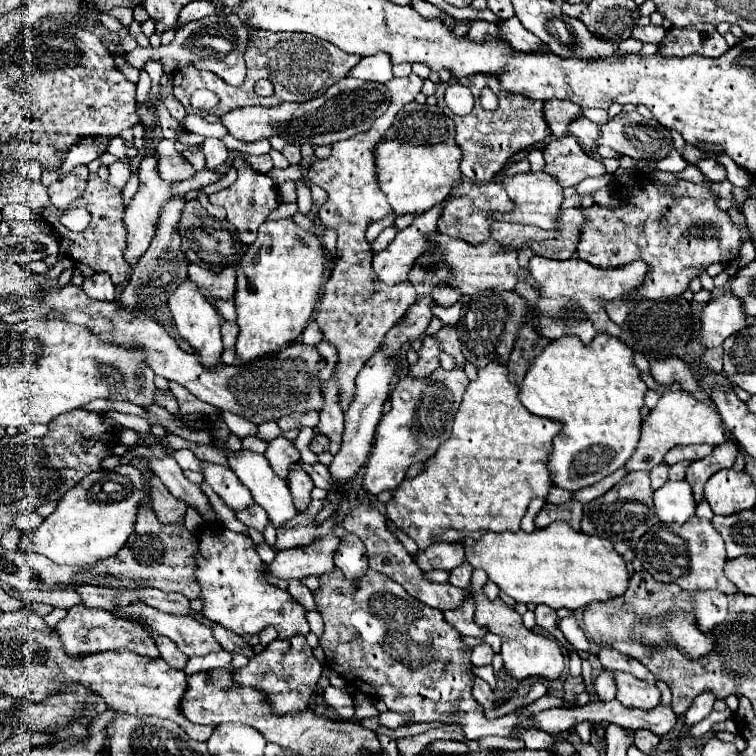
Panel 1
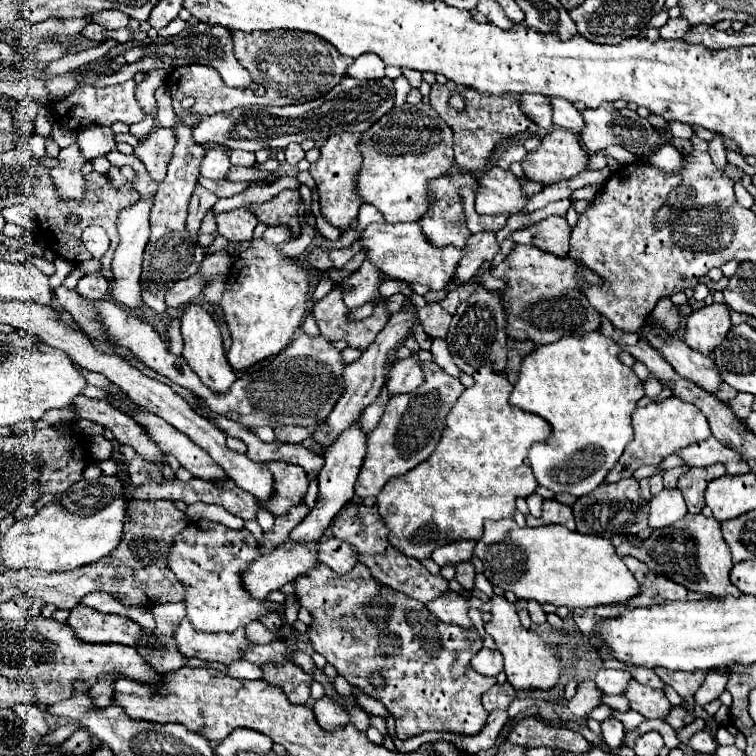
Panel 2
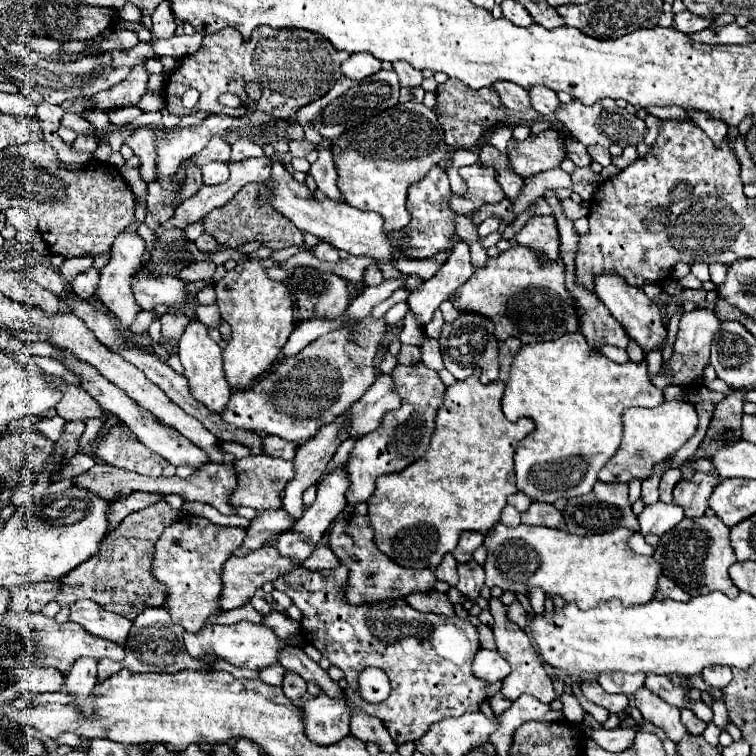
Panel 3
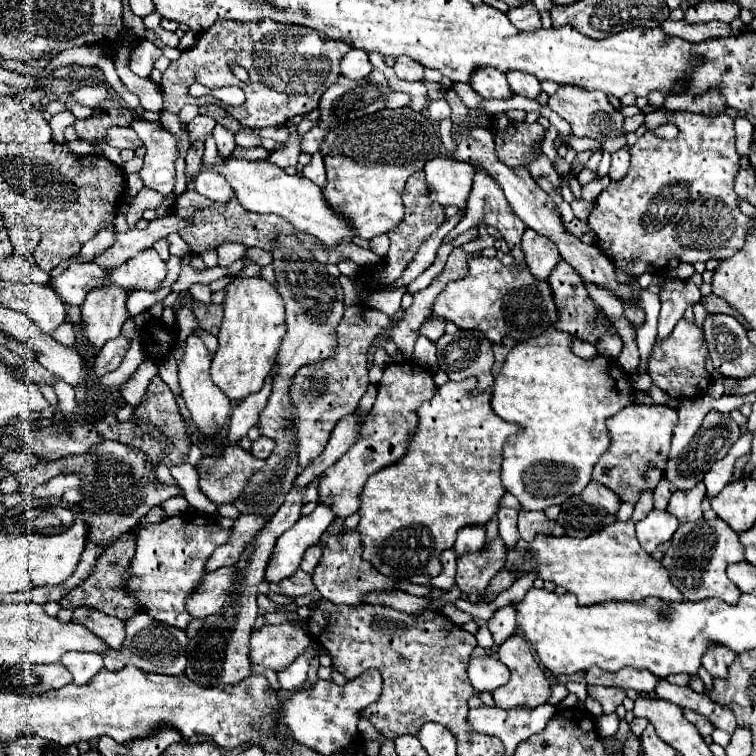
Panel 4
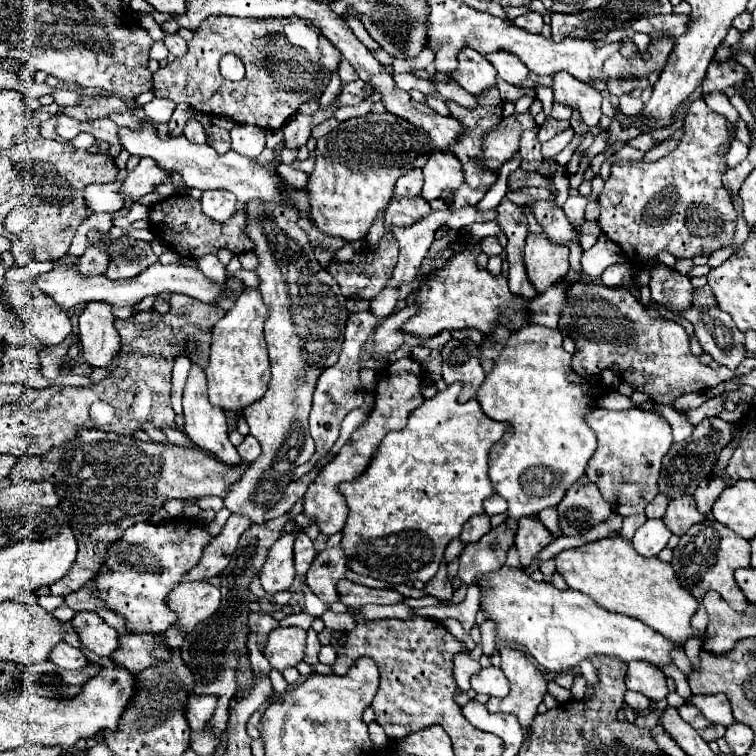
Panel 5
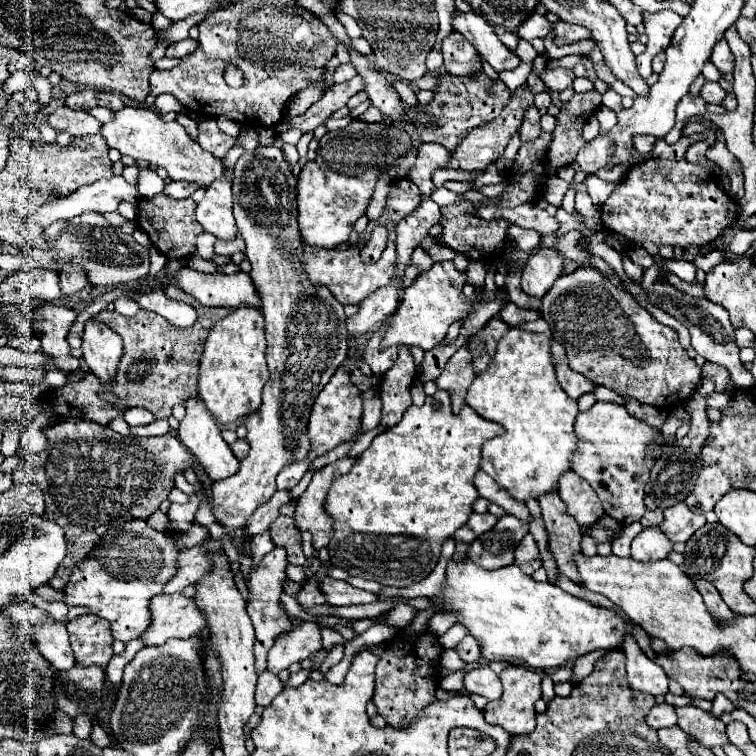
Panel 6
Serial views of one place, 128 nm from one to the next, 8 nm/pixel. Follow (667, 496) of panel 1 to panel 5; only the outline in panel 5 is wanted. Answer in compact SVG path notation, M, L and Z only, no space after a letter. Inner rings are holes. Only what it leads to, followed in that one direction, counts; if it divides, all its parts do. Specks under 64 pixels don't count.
M646 520L646 524L636 530L632 544L640 556L658 556L658 552L666 548L670 536L672 532L662 520Z

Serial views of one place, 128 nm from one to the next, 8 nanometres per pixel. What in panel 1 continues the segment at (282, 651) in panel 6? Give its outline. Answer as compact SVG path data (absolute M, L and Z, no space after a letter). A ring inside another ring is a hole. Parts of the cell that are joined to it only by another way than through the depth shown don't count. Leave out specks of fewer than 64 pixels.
M136 602L128 608L114 610L118 618L140 618L150 628L170 638L186 656L206 656L210 652L220 652L222 646L214 638L210 626L194 620L192 616L174 616L160 610L154 610L142 602Z

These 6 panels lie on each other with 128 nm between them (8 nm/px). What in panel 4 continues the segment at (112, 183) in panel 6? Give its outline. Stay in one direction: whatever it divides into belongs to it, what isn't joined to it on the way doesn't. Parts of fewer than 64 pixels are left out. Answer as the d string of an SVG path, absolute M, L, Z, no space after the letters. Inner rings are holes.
M134 118L130 128L138 134L138 138L146 146L144 166L138 172L142 184L162 194L172 194L176 182L174 160L178 156L176 138L160 124L146 122L140 118Z

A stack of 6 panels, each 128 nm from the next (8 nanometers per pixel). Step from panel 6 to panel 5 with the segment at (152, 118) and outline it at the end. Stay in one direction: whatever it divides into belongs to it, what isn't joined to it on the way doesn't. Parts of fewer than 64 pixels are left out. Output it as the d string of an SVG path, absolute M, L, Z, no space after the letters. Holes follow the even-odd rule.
M142 120L136 128L120 126L118 136L120 136L120 144L124 146L124 150L128 150L131 155L156 160L156 164L160 168L164 168L166 172L180 174L188 188L198 188L202 192L214 190L214 188L228 190L238 198L240 208L246 202L256 200L256 198L258 200L274 200L274 196L288 196L290 194L286 184L280 180L280 176L270 166L258 166L254 162L254 158L240 156L232 150L222 156L208 144L202 144L202 146L192 144L190 140L186 140L186 136L166 136L162 140L162 138L158 138L158 130L156 130L154 122L150 122L150 120Z

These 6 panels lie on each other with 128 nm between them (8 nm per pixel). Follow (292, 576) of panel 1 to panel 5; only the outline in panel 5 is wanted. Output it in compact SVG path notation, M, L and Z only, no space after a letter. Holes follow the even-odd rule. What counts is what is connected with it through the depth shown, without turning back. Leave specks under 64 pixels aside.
M208 582L178 584L168 594L168 608L176 612L176 624L184 634L192 632L200 620L208 620L220 606L220 590Z

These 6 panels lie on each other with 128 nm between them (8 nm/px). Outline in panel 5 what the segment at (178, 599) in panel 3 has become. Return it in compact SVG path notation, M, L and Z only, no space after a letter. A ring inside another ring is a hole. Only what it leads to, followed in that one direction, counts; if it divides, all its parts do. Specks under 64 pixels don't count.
M170 520L166 524L138 522L126 528L124 536L110 548L108 558L92 578L92 592L104 604L124 616L128 632L164 632L174 624L176 614L166 606L166 594L180 584L180 578L200 562L204 546L212 540L206 528L190 520Z

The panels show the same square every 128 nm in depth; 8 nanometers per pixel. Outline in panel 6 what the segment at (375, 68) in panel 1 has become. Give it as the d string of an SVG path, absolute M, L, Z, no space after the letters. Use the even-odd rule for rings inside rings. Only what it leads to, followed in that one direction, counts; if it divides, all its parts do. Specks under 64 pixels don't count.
M340 64L340 66L334 70L332 80L334 80L334 84L340 84L340 82L350 80L352 76L356 76L356 68L352 68L352 64Z

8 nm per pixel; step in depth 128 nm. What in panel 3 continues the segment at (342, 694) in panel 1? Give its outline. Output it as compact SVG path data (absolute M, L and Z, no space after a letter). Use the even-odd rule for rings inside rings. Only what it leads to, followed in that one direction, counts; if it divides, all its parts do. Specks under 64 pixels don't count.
M320 692L302 704L300 714L304 720L304 734L314 744L336 744L350 734L351 716L344 698L330 698L326 692Z

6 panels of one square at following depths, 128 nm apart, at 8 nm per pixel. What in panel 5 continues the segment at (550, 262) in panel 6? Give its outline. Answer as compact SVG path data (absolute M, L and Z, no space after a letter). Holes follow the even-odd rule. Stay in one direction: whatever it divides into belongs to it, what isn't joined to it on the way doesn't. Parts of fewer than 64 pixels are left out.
M549 158L547 160L555 168L555 173L552 178L552 182L558 191L558 195L555 198L555 203L562 208L567 198L569 197L570 189L568 185L568 175L566 168L564 166L558 166L556 162L554 162L554 158ZM528 233L524 246L524 264L528 280L538 292L564 280L568 274L568 248L552 244L544 233Z

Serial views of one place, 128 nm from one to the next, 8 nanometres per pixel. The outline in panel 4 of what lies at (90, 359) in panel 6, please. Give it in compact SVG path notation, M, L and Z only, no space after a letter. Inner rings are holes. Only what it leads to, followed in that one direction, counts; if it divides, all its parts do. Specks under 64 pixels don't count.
M112 270L106 272L106 284L100 286L100 288L96 288L96 290L92 290L92 292L86 296L84 304L82 304L84 336L86 336L86 340L88 340L88 344L90 344L94 356L102 350L102 346L104 346L108 340L112 340L112 338L116 338L116 336L120 334L120 328L122 328L124 320L128 318L128 314L126 314L126 300L128 300L128 296L126 296L124 288L120 288L120 286L116 286L116 284L110 282L110 278L108 278L110 272L112 272Z

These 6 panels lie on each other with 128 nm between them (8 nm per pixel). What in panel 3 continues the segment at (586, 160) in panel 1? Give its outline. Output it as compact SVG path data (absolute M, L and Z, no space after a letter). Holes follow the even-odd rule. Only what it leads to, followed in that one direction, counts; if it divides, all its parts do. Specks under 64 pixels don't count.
M550 128L522 142L512 138L508 142L508 158L516 174L530 178L538 172L558 168L566 158L566 144L558 144L556 132Z

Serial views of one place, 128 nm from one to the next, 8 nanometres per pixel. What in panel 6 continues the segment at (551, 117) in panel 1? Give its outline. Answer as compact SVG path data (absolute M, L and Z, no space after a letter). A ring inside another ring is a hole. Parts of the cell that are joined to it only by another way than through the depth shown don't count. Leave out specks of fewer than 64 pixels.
M450 32L442 40L442 54L444 54L444 68L454 76L472 76L474 72L482 70L480 54L460 32Z

